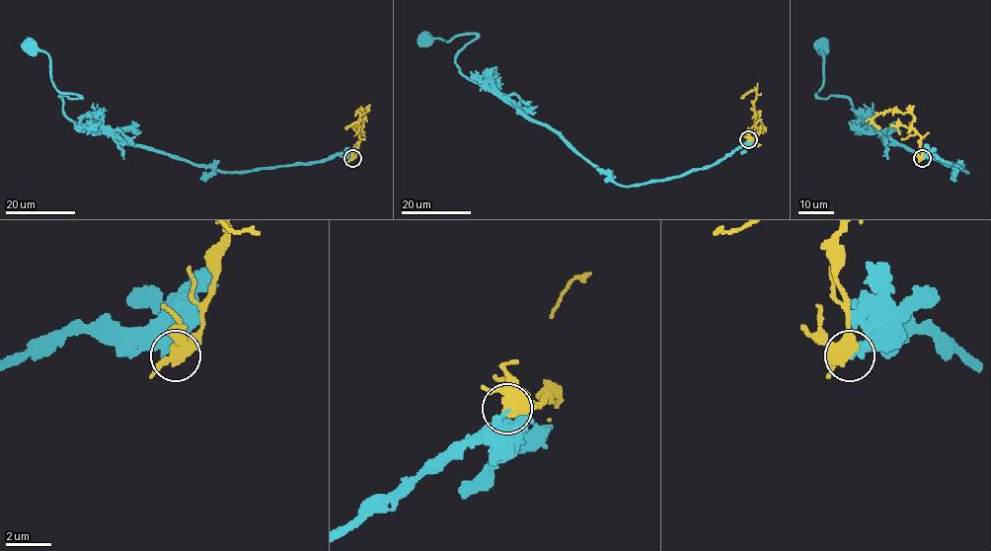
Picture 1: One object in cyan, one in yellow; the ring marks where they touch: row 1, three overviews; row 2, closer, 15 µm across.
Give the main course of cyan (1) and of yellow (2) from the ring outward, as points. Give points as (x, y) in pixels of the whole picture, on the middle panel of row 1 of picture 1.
1: (748, 139), (712, 165), (665, 179), (616, 184), (558, 134), (460, 71), (455, 55), (475, 34), (424, 40)
2: (748, 139), (755, 138), (762, 128), (759, 115), (754, 110), (756, 91), (752, 90), (740, 98)

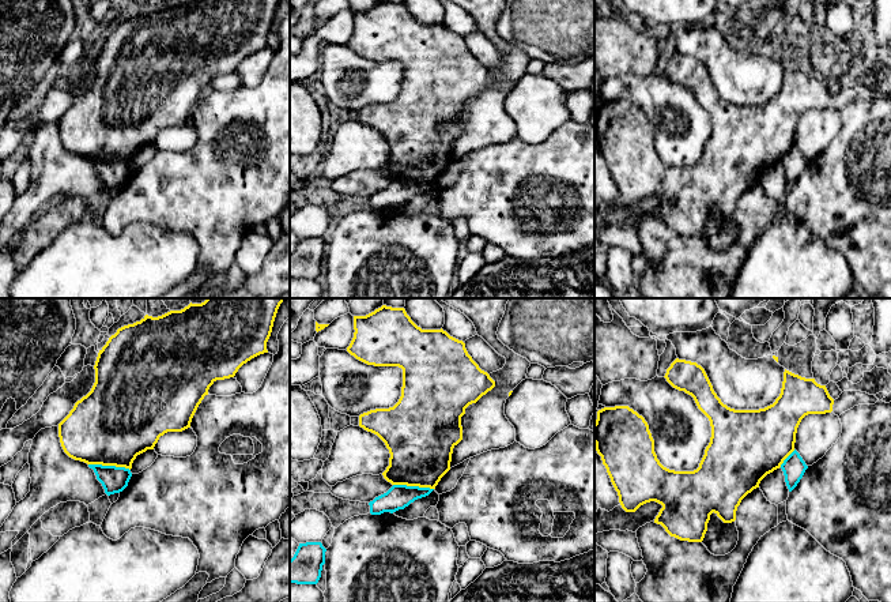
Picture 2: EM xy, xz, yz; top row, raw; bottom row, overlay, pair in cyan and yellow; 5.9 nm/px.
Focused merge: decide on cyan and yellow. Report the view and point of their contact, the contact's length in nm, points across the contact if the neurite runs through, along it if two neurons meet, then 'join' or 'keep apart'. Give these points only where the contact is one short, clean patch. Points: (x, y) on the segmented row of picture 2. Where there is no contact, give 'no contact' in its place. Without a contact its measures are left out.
meets cyan in xy at (109, 466); contact 260 nm long; keep apart

